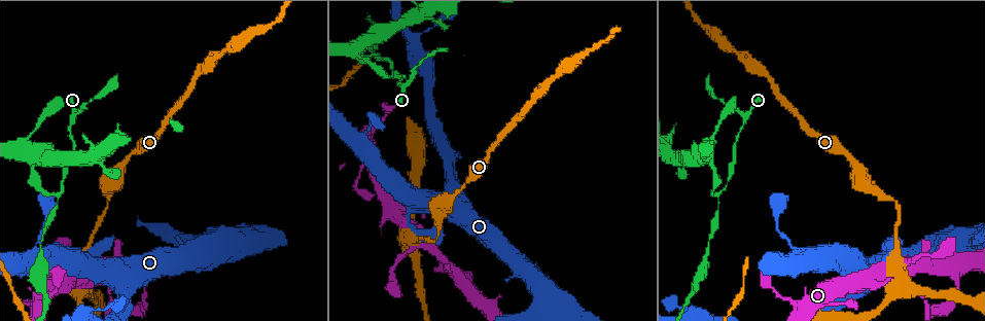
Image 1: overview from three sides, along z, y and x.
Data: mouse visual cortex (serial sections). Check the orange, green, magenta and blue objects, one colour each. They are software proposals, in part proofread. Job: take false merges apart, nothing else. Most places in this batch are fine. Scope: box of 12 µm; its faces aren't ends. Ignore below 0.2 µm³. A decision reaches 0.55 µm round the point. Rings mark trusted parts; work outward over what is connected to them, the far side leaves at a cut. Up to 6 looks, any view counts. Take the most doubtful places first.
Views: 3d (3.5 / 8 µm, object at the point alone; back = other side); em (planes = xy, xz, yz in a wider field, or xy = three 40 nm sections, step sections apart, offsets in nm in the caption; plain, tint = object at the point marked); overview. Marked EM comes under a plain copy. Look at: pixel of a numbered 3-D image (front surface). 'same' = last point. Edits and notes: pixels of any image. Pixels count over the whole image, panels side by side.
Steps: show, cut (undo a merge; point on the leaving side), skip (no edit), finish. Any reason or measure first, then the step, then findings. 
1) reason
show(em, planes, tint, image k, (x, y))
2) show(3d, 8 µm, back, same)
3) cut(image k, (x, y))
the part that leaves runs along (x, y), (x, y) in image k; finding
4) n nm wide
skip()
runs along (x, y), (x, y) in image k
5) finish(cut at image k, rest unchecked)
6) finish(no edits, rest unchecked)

narrows sharply
show(3d, 3.5 µm, image 1, (718, 195))

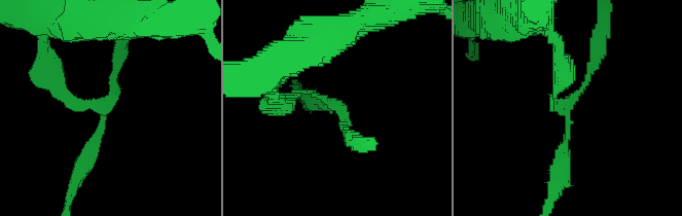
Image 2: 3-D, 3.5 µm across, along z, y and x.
3 arms; arms of 150, 150, 200 nm; need the tissue
show(em, planes, tint, image 2, (565, 106))

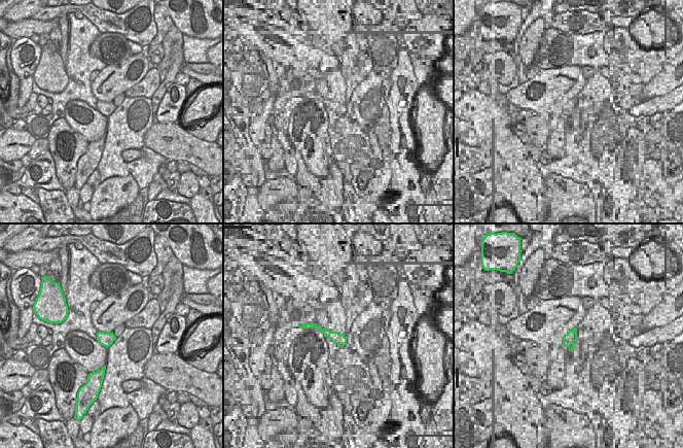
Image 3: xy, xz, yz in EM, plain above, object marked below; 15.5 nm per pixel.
220 nm wide
cut(image 2, (55, 91))
the part that leaves runs along (85, 103), (50, 81), (41, 28) in image 2; a second cell is stuck on

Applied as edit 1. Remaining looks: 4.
thick turns thin
show(3d, 3.5 µm, image 1, (551, 80))

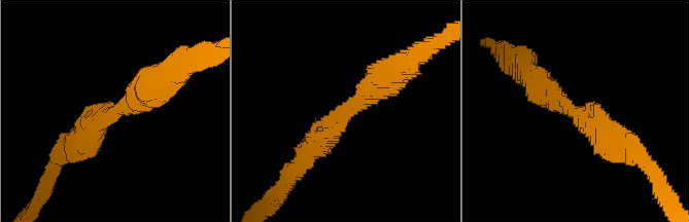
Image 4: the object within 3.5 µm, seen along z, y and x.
arms of 300, 450 nm
show(em, planes, tint, image 4, (348, 107))

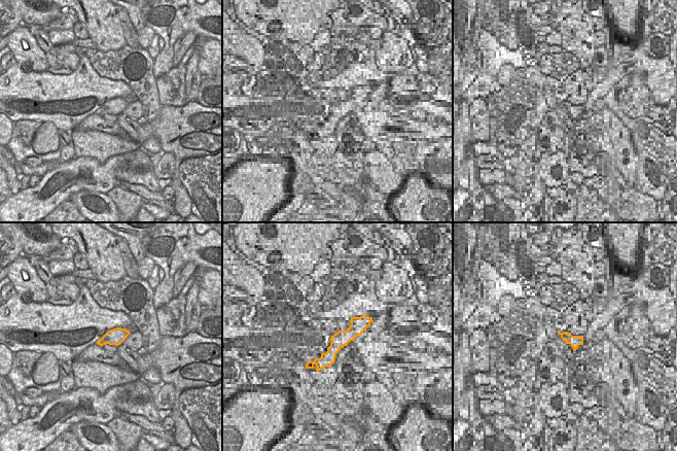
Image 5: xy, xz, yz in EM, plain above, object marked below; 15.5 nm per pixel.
cut it another way
show(em, xy, step 3, tint, same)

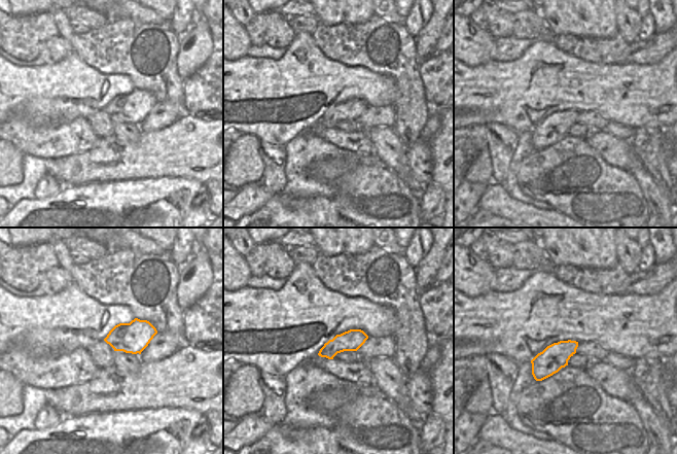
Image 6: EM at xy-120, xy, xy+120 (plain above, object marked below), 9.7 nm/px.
skip()
runs along (309, 150), (398, 69) in image 4; one cell here

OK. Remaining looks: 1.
finish(cut at image 2, rest unchecked)

